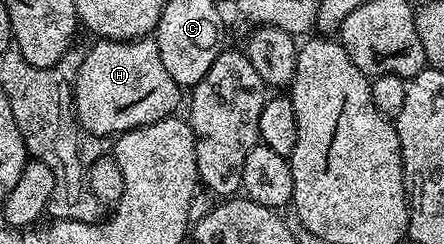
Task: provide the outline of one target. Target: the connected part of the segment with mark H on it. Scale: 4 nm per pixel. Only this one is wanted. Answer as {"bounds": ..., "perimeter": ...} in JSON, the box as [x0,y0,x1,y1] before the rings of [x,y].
{"bounds":[73,36,183,138],"perimeter":[[[152,36],[142,37],[139,41],[97,39],[92,43],[93,46],[85,49],[85,58],[81,60],[73,82],[73,108],[77,110],[78,126],[84,132],[86,129],[97,137],[112,138],[178,112],[177,104],[183,101],[182,86],[177,85],[175,79],[171,79],[167,67],[163,67],[163,55],[159,55],[159,47]]]}

